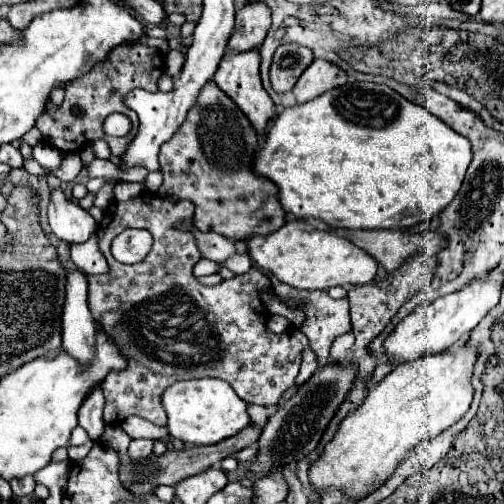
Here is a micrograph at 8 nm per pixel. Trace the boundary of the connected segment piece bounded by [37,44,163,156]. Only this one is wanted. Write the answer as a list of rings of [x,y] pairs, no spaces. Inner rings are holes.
[[[145,44],[117,46],[111,52],[107,62],[97,64],[89,74],[77,78],[75,82],[71,82],[65,88],[65,102],[63,102],[61,108],[53,108],[51,104],[47,106],[45,114],[37,120],[37,128],[41,130],[43,140],[49,142],[51,146],[59,148],[59,150],[75,152],[75,150],[81,148],[81,136],[83,136],[83,146],[97,140],[97,138],[103,138],[105,142],[115,144],[113,150],[119,150],[119,152],[115,152],[115,156],[123,156],[123,150],[127,150],[127,142],[131,142],[131,138],[135,138],[135,130],[139,126],[137,114],[131,112],[129,108],[125,108],[123,96],[127,92],[131,92],[133,88],[143,88],[147,92],[157,92],[157,80],[163,74],[161,60],[163,60],[161,52],[155,50],[155,48],[149,48]],[[113,112],[121,112],[121,114],[129,116],[131,122],[133,122],[133,130],[125,138],[119,138],[119,142],[117,142],[117,138],[111,140],[103,132],[103,122]]]

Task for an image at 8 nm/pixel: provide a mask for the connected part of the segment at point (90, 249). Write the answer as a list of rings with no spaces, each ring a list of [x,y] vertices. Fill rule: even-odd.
[[[91,236],[87,242],[71,246],[71,260],[79,270],[87,274],[105,274],[109,270],[107,260],[101,256],[97,248],[97,236]]]

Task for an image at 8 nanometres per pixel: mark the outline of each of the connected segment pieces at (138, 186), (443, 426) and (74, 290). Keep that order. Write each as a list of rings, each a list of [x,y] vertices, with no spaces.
[[[120,182],[114,188],[114,198],[117,201],[128,200],[131,196],[139,196],[145,190],[141,183]]]
[[[469,344],[445,350],[443,354],[425,354],[415,362],[399,364],[381,382],[371,386],[365,402],[341,422],[319,462],[309,468],[311,486],[319,496],[333,488],[341,488],[351,496],[371,494],[391,478],[421,438],[435,438],[457,424],[473,402],[475,388],[471,376],[477,356],[479,350]]]
[[[67,270],[67,296],[63,308],[63,350],[79,362],[91,362],[95,354],[95,320],[87,306],[87,276]]]

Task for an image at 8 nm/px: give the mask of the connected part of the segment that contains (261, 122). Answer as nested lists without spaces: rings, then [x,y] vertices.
[[[249,50],[249,52],[243,52],[243,54],[233,54],[233,52],[227,54],[225,58],[222,58],[213,80],[225,94],[229,94],[229,98],[233,98],[233,102],[239,106],[239,110],[243,110],[243,114],[247,116],[247,120],[251,122],[255,132],[259,136],[263,136],[267,122],[275,116],[275,110],[273,110],[275,104],[269,98],[269,94],[265,92],[265,88],[261,86],[259,52]]]

